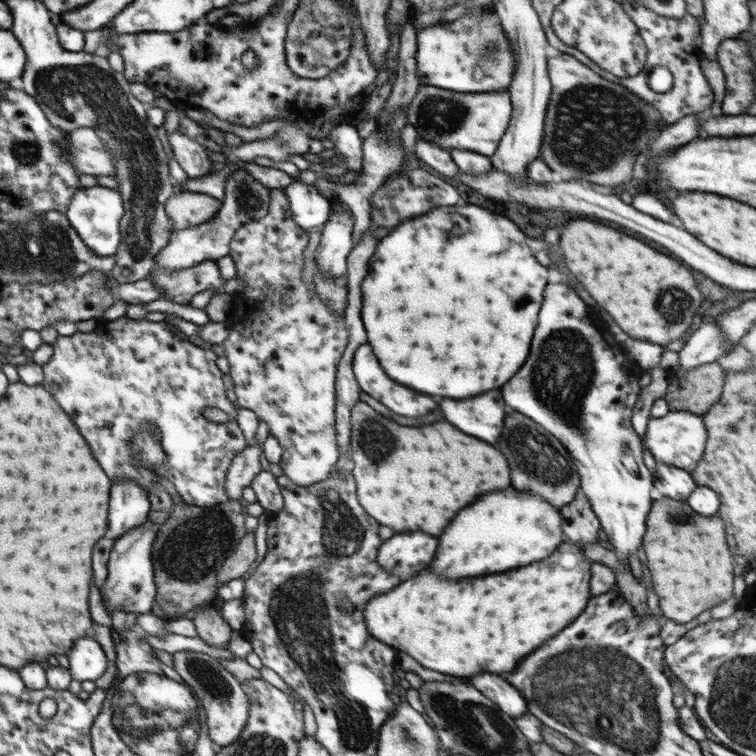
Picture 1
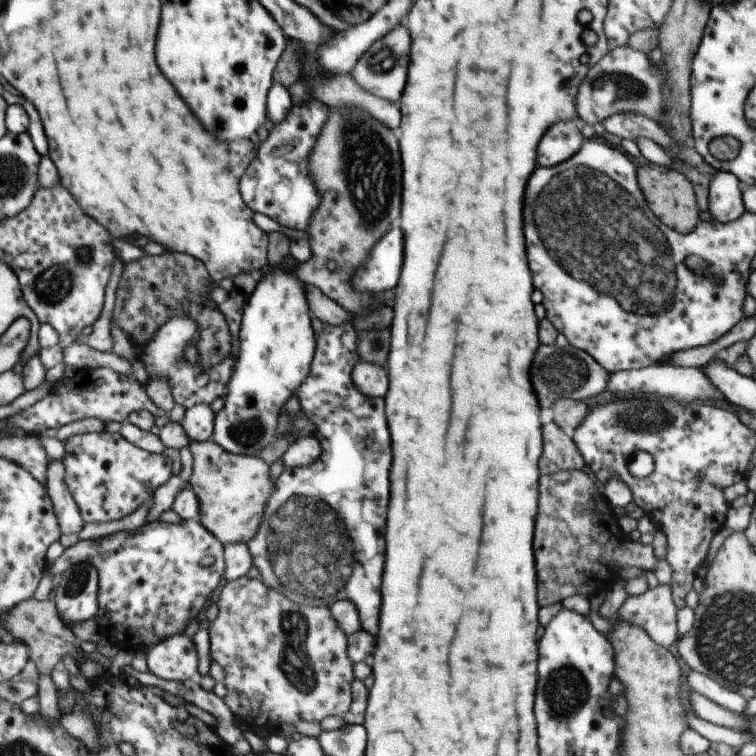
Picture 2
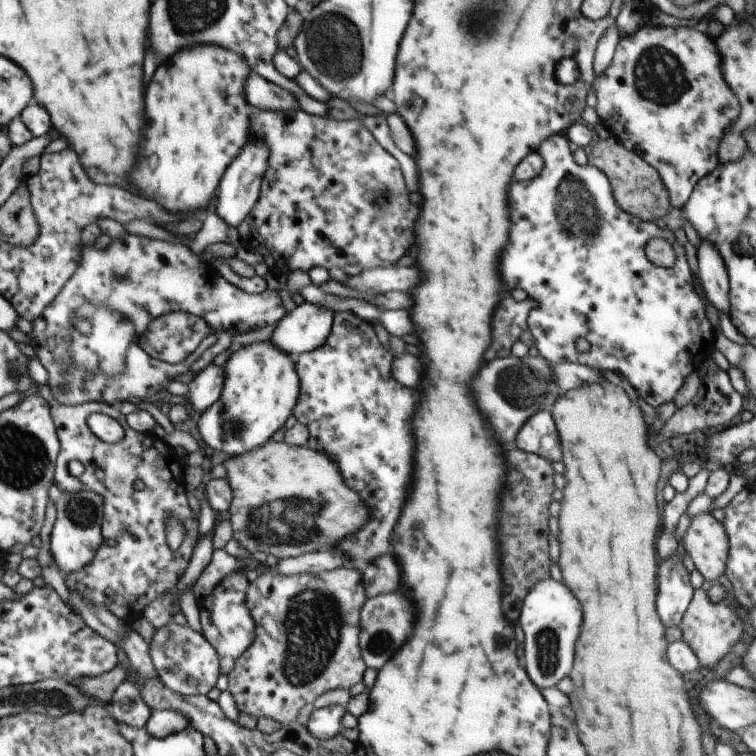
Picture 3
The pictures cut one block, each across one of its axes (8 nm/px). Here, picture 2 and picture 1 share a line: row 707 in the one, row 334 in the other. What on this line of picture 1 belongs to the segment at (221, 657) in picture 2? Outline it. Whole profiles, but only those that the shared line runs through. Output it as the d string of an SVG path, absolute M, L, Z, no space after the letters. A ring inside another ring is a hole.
M271 189L268 212L260 220L248 222L236 231L230 243L229 255L236 264L237 278L244 280L246 289L232 295L233 305L240 304L242 310L234 310L226 323L231 326L222 346L230 363L230 378L234 382L236 402L242 409L256 413L259 420L268 422L268 430L283 448L281 466L284 475L299 487L307 487L328 478L340 452L335 427L336 392L335 382L339 360L348 344L348 327L344 314L334 311L308 288L302 281L304 249L308 246L309 231L300 228L292 218L290 202L283 189ZM240 330L240 340L232 338L232 332Z

